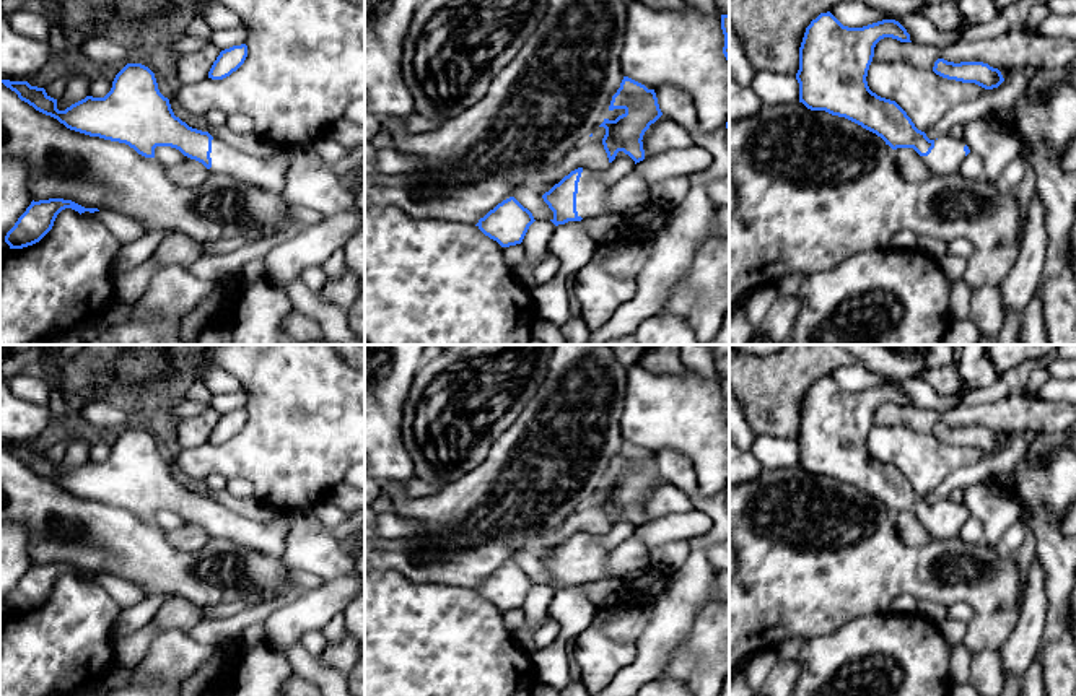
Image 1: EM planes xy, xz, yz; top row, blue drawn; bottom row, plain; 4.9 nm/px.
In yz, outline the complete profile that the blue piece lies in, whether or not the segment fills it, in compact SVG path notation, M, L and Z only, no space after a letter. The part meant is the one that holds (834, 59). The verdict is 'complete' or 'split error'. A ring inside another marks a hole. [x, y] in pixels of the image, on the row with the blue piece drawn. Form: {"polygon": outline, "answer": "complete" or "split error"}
{"polygon": "M830 11L820 13L806 28L799 47L799 102L861 125L892 150L913 148L933 177L959 172L970 153L962 138L946 135L929 140L895 101L869 89L868 70L874 47L884 37L912 42L895 20L848 28Z", "answer": "split error"}

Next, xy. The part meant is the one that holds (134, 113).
{"polygon": "M127 63L116 75L112 88L104 98L86 96L65 111L57 109L57 99L50 98L44 88L31 86L28 81L0 80L0 83L15 91L21 101L57 119L67 128L90 137L125 143L145 158L155 158L156 146L171 146L184 156L202 163L210 174L231 176L238 182L269 192L282 192L285 187L283 176L290 161L286 148L275 156L259 159L212 137L208 132L189 127L174 115L169 99L158 89L155 73L142 63Z", "answer": "split error"}

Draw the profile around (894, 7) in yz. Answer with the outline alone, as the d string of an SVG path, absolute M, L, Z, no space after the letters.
M863 0L874 10L905 16L905 15L920 15L926 5L947 2L947 0Z

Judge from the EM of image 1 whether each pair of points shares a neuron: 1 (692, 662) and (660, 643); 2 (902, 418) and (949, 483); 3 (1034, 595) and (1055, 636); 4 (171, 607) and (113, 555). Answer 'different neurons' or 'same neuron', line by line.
1: different neurons
2: different neurons
3: different neurons
4: different neurons

